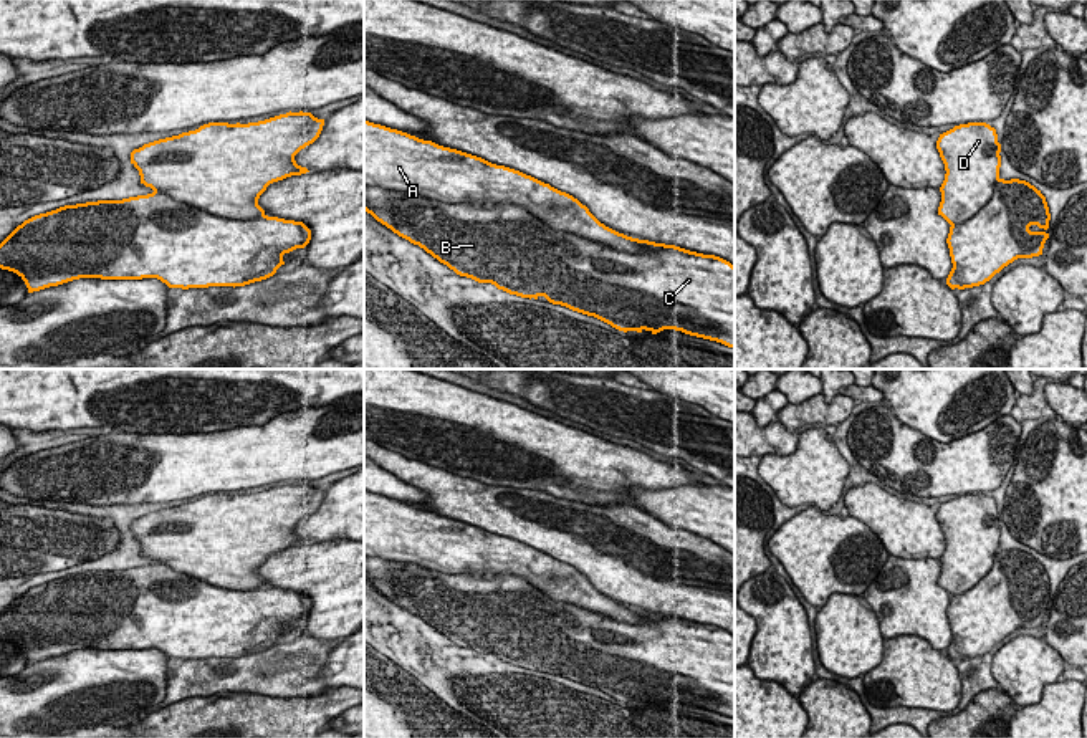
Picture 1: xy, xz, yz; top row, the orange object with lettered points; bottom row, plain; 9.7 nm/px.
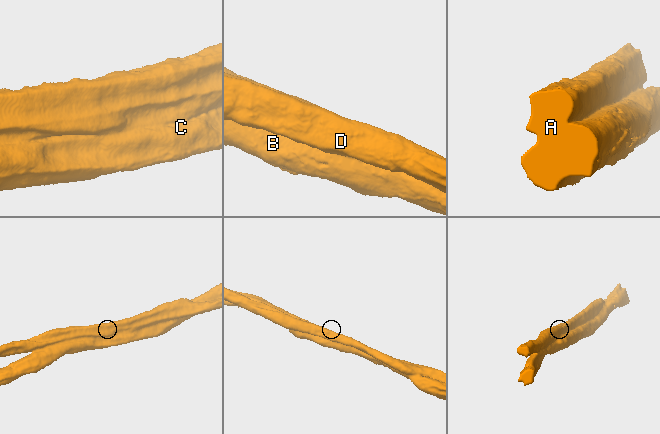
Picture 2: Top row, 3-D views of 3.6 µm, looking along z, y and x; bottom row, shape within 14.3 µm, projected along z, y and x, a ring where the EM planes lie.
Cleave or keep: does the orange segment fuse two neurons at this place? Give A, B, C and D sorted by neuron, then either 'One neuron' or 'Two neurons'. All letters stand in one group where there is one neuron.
Groups: A D / B C. Two neurons

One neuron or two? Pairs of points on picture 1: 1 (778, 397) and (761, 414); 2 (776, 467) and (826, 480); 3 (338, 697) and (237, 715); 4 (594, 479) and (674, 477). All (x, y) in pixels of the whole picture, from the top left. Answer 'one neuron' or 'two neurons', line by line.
1: one neuron
2: one neuron
3: one neuron
4: one neuron

